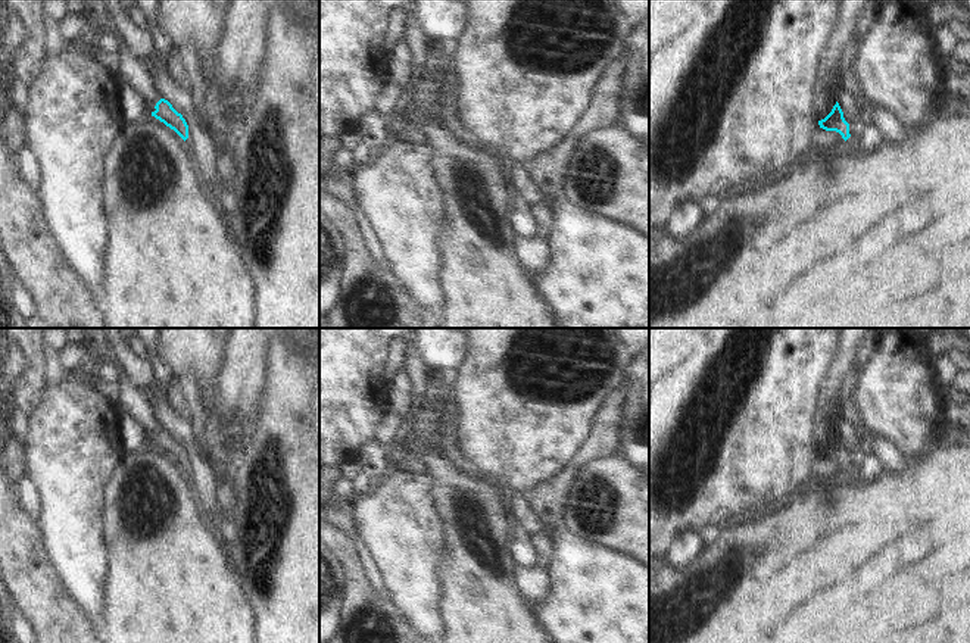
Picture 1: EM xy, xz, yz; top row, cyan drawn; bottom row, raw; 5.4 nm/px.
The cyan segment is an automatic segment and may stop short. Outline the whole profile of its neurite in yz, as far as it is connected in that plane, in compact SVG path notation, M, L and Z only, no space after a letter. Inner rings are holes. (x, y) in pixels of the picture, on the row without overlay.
M838 431L832 441L824 449L818 450L818 455L826 461L839 462L851 477L857 477L861 483L877 480L885 469L879 461L879 452L867 455L860 466L851 465L849 453L845 450L843 441Z

